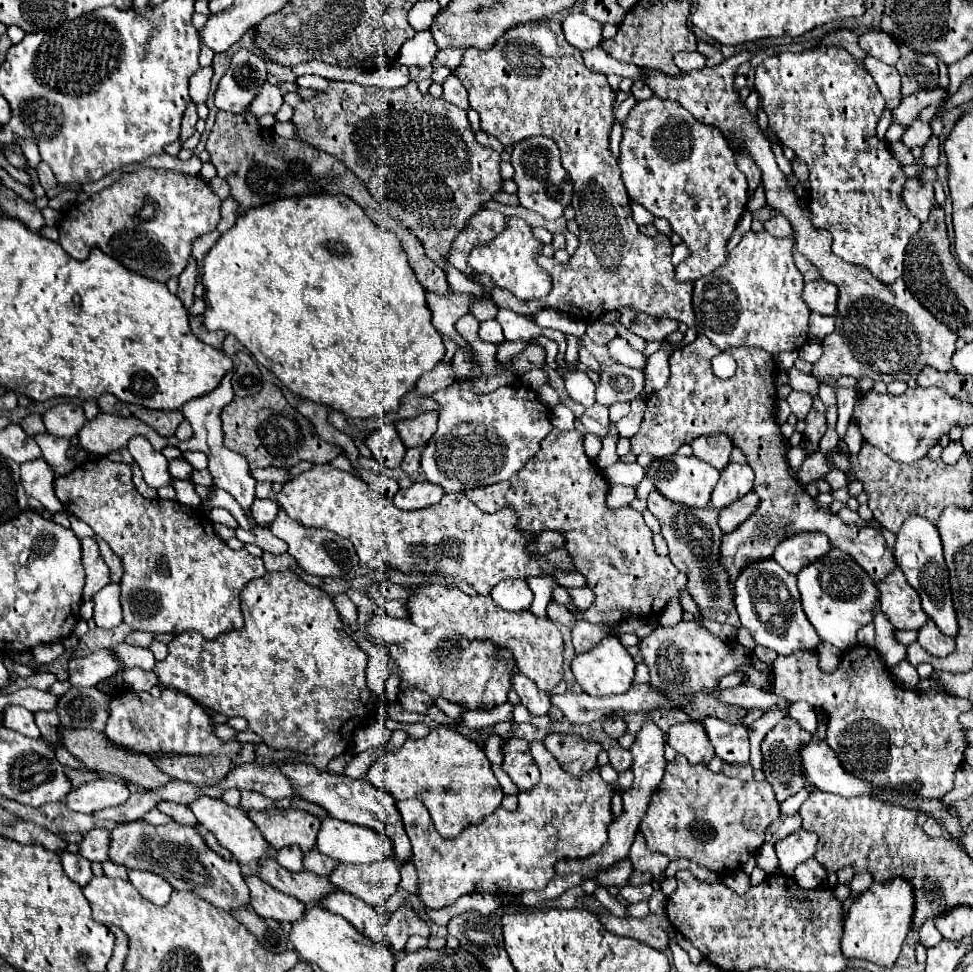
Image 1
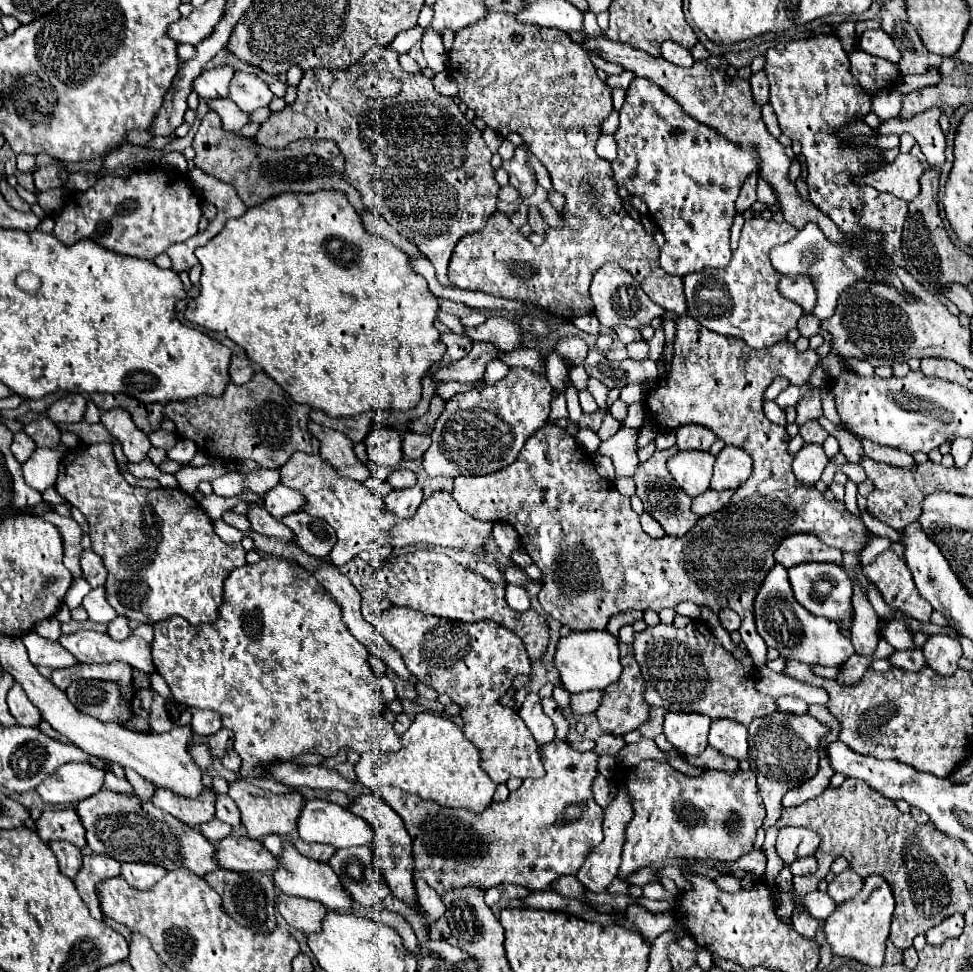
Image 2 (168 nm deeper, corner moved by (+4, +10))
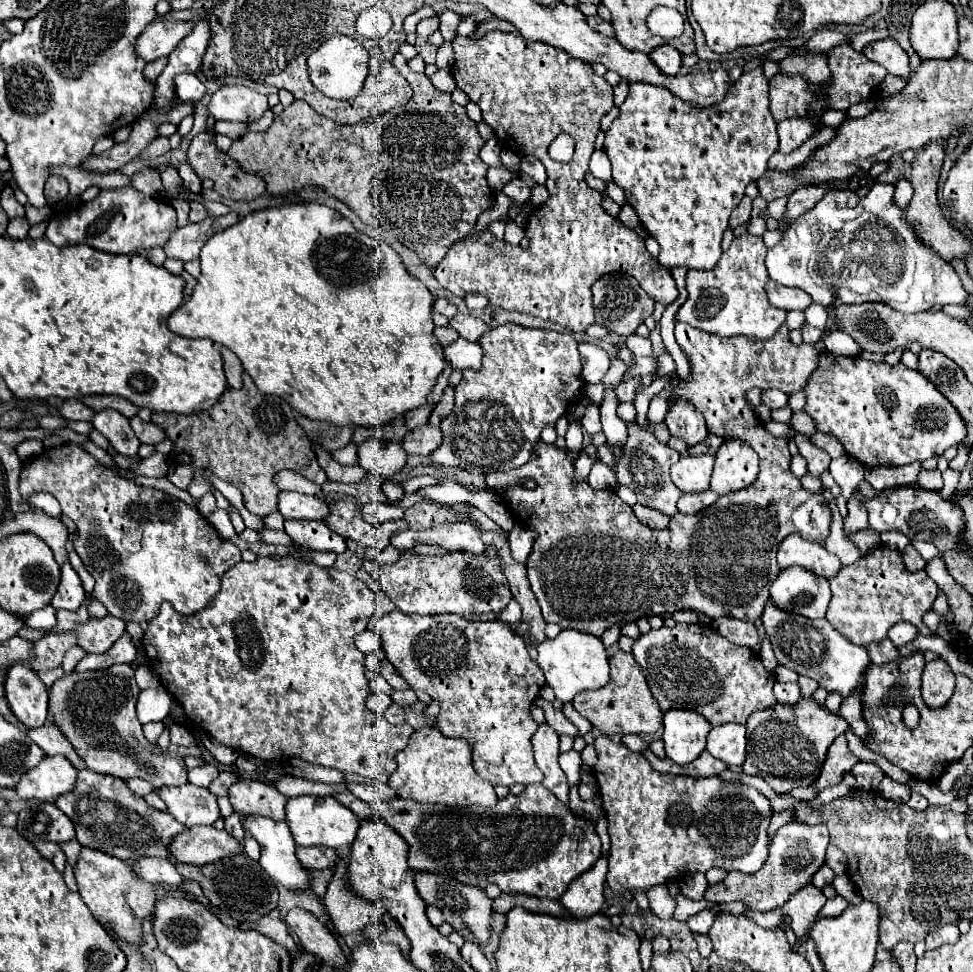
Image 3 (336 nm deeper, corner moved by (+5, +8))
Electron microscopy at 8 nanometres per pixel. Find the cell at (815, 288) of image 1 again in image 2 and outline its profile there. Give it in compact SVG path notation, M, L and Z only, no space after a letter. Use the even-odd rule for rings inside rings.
M796 275L796 277L782 277L778 285L782 297L788 301L796 301L806 313L810 313L816 305L816 291L812 281L808 281L806 275Z

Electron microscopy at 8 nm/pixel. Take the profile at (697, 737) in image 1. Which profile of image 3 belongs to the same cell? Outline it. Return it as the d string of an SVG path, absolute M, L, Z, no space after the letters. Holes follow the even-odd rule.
M671 709L663 715L663 743L667 757L679 765L691 763L705 749L711 725L695 711Z

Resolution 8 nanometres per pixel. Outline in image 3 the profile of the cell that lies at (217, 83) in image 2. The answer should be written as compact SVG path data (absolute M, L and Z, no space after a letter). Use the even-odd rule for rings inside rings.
M195 73L179 75L179 79L175 79L175 85L181 101L201 101L201 97L207 95L207 87Z

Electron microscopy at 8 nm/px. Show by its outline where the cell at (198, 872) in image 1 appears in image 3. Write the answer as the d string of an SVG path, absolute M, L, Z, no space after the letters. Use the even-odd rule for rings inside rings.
M79 771L79 787L57 799L55 805L73 821L77 831L77 841L83 847L103 851L123 861L135 861L143 857L161 857L169 863L177 865L179 861L171 855L169 845L173 837L185 831L179 821L167 811L157 811L145 803L143 797L133 795L123 779L115 779L111 775L99 775L95 771Z

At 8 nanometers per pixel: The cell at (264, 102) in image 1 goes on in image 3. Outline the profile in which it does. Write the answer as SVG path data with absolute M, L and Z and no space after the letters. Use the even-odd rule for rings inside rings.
M221 85L209 99L209 115L215 121L245 121L259 119L267 109L267 97L243 85Z

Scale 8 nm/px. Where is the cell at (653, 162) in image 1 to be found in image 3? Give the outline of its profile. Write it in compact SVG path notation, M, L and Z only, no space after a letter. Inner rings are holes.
M761 67L759 69L753 69L749 73L743 73L741 79L737 83L733 83L731 91L727 93L727 99L723 103L717 103L715 107L691 107L691 103L685 103L683 99L675 97L673 93L669 93L665 87L655 87L655 85L649 85L649 83L643 83L643 81L633 81L629 83L629 95L625 99L625 103L619 107L619 117L611 123L611 129L607 131L607 137L605 137L605 151L609 155L609 161L613 165L613 183L623 187L627 193L629 193L629 203L635 207L641 223L645 225L645 229L649 231L651 237L655 237L659 241L659 247L661 247L661 253L657 257L659 265L665 267L665 269L675 269L675 267L687 267L687 269L703 269L703 271L711 271L715 269L719 257L721 257L721 241L723 241L723 233L725 229L729 227L729 215L731 211L739 205L739 201L743 199L745 195L745 187L751 183L751 181L757 181L765 171L767 171L767 161L769 157L777 151L777 123L771 119L771 113L769 113L769 81L765 79Z

